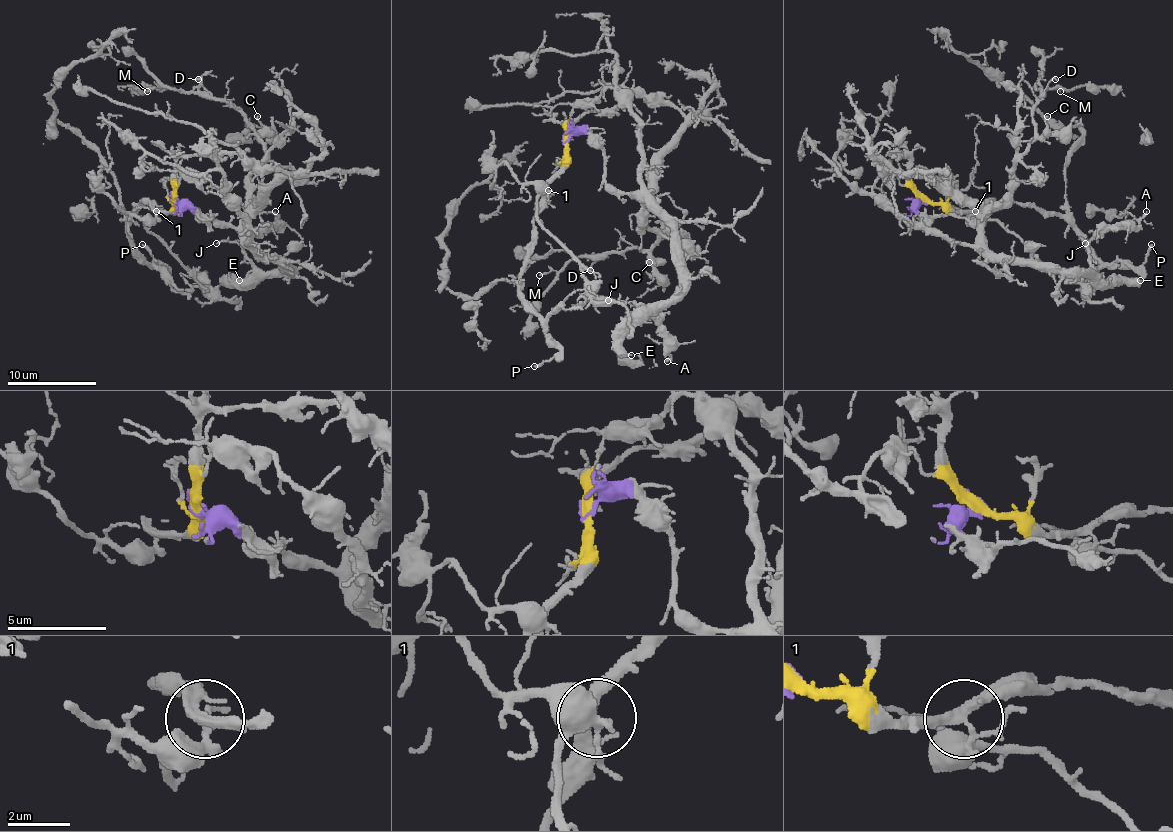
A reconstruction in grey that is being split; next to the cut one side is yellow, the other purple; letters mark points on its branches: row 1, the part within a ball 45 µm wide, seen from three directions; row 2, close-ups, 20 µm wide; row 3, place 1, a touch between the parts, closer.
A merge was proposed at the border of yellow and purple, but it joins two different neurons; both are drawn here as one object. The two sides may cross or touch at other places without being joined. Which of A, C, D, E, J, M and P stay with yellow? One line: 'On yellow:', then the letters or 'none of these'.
On yellow: P

